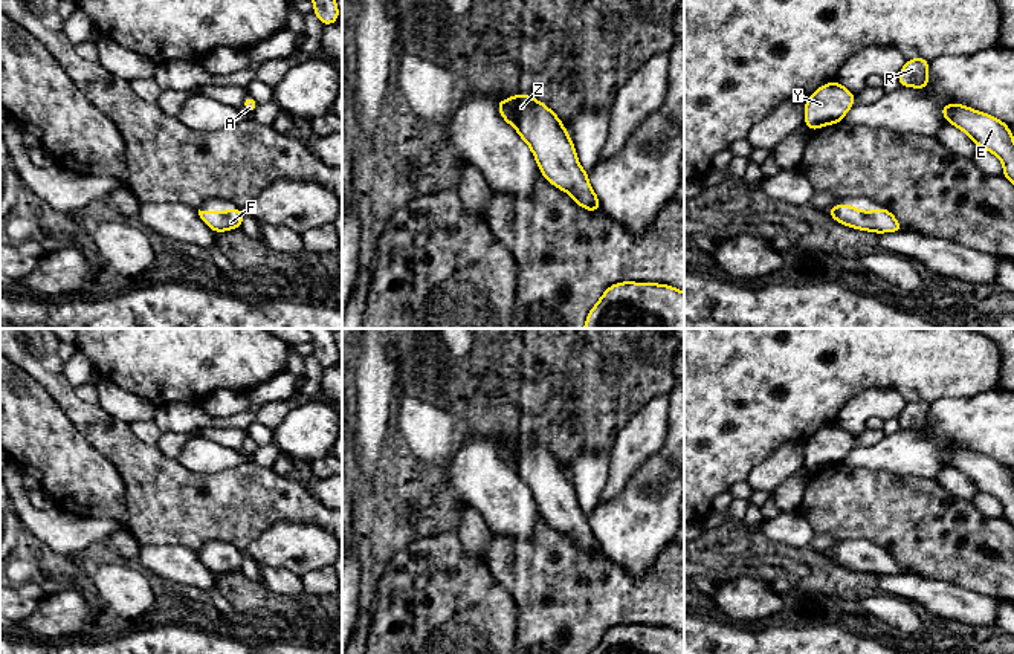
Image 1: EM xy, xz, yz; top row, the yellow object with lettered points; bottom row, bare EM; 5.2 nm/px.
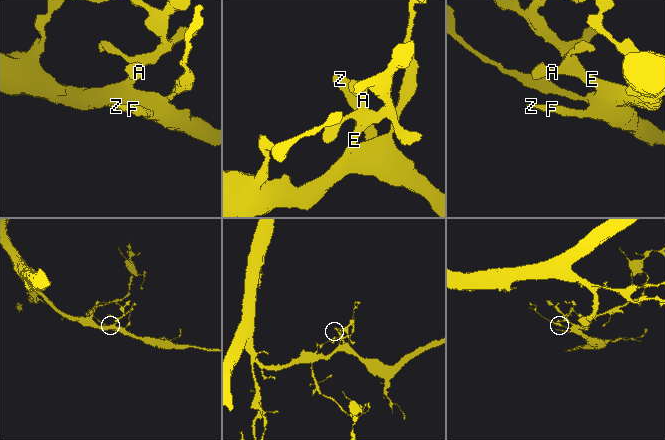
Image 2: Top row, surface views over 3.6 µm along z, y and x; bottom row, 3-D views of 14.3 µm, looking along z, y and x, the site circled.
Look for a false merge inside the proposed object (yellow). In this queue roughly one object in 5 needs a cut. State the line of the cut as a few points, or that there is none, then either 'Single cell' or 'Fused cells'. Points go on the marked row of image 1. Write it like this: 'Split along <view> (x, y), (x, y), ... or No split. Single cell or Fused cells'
No split. Single cell

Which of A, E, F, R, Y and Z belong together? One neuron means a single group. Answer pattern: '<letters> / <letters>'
A E F R Y Z

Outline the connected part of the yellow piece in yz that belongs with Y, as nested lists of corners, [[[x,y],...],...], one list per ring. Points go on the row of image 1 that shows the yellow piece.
[[[840,81],[819,87],[805,101],[805,127],[812,131],[829,124],[843,122],[857,96],[844,89]]]

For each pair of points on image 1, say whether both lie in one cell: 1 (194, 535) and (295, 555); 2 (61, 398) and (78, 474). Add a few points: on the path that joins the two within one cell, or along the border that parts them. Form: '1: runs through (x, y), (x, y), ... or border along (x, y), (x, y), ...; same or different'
1: border along (275, 523), (243, 550); different
2: border along (40, 385), (86, 440); different

